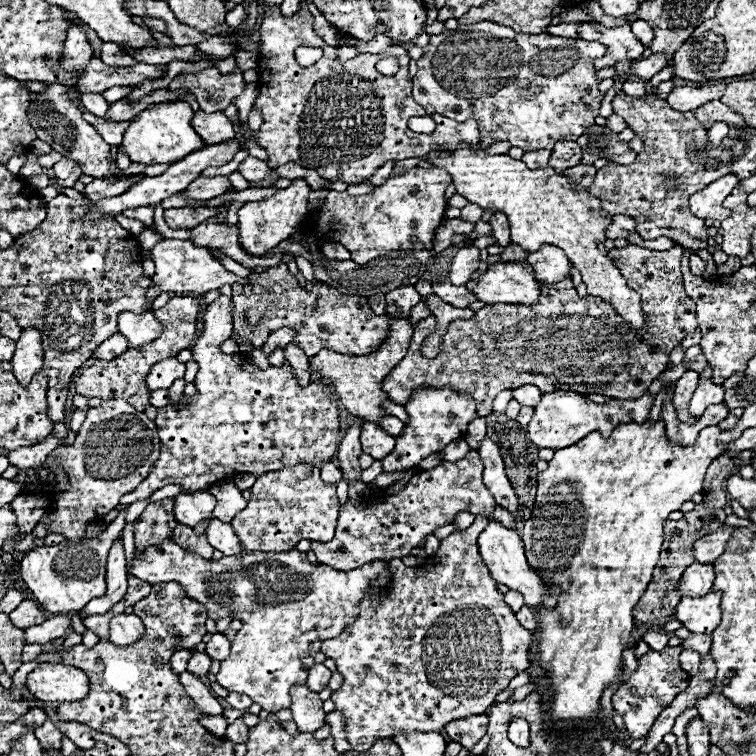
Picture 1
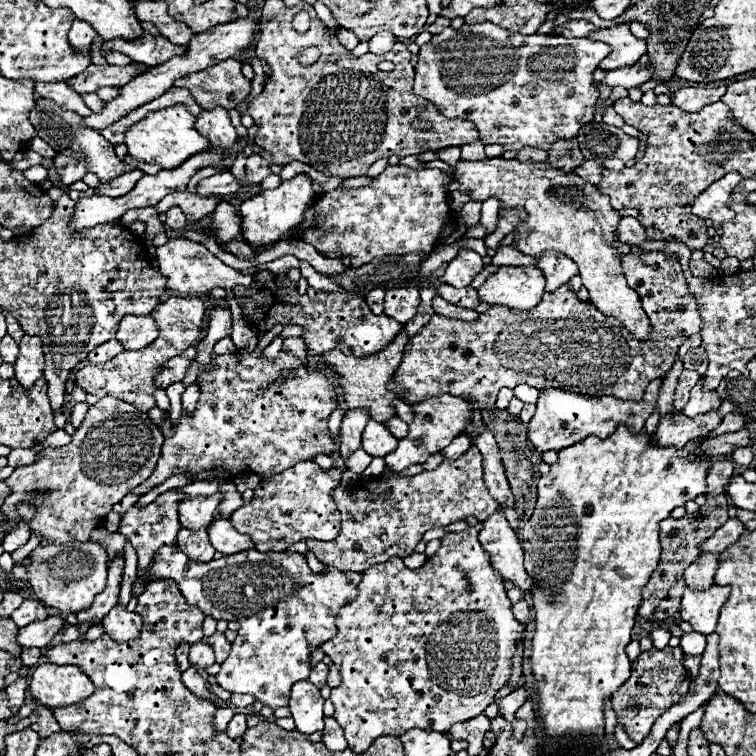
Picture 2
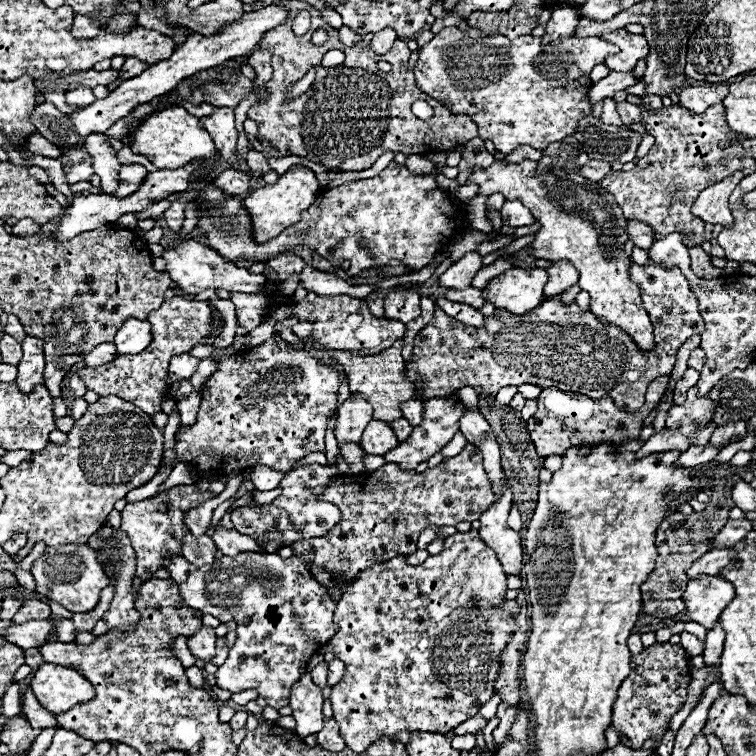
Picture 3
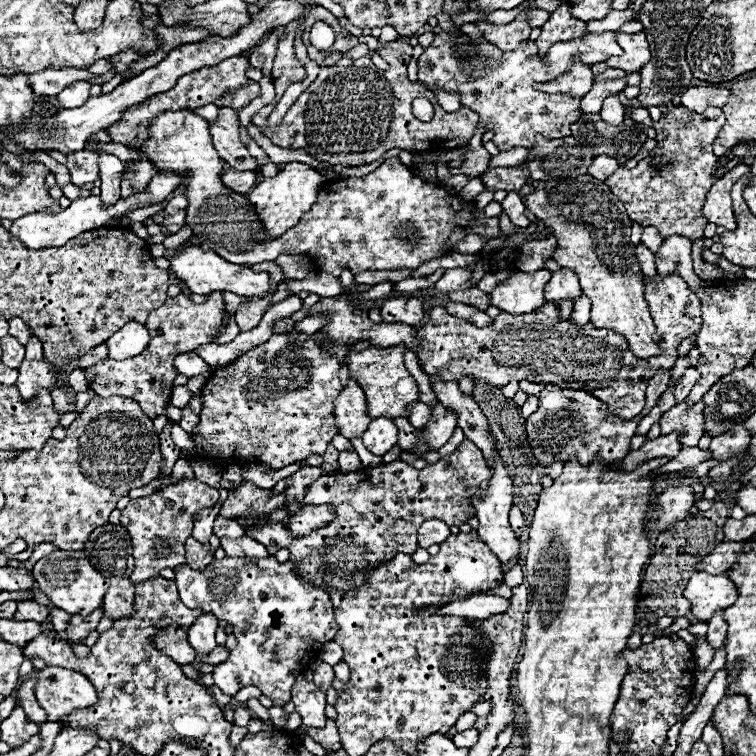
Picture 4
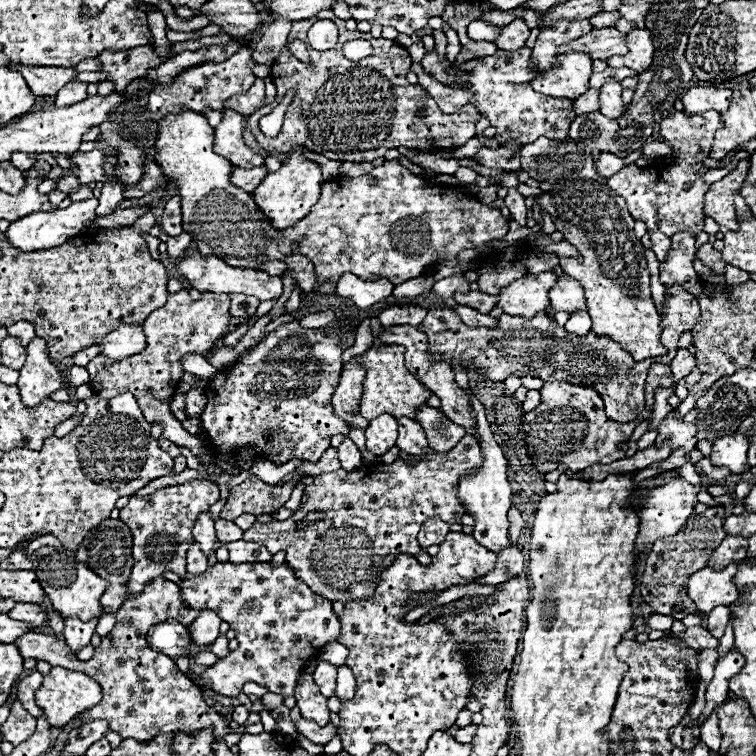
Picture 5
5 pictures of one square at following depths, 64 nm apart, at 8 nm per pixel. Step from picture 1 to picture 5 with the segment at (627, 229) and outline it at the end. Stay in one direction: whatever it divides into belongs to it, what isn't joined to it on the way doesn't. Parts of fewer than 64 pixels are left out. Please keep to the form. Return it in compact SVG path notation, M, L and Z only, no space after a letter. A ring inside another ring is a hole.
M648 232L648 234L650 234L650 240L652 240L652 250L654 250L654 254L658 256L660 262L664 262L664 260L668 258L672 240L670 240L668 236L664 236L662 232Z

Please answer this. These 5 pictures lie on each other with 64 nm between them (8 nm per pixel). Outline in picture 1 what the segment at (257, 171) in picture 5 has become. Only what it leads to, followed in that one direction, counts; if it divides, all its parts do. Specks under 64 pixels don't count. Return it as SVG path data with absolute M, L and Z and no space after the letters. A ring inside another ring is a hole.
M212 176L212 178L196 178L184 190L184 194L194 200L210 200L210 198L216 198L216 196L228 192L228 190L232 190L228 176Z

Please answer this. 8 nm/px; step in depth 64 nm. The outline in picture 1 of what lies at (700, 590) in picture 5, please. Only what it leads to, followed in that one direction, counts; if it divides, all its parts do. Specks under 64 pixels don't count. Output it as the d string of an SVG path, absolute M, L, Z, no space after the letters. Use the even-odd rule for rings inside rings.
M708 592L700 598L684 596L676 608L676 618L694 634L712 634L720 622L720 600L724 592Z

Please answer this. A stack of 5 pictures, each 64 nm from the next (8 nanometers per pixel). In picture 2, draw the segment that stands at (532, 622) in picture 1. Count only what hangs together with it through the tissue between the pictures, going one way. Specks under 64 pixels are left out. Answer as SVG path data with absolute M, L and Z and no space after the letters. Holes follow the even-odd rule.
M522 600L512 605L512 612L514 617L522 624L528 624L530 607L526 600Z

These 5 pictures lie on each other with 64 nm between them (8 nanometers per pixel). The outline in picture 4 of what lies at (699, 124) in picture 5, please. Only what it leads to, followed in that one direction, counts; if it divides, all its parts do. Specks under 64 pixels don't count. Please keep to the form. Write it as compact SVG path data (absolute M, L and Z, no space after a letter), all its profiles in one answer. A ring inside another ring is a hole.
M670 108L668 112L662 114L662 118L658 122L654 122L654 130L656 130L656 140L658 140L658 152L640 160L636 168L618 168L610 178L606 178L604 182L612 188L612 192L616 192L616 196L620 196L620 200L624 200L626 212L634 222L640 222L644 226L642 220L646 220L650 226L658 228L662 236L674 236L676 232L680 232L680 236L688 236L692 242L704 236L704 226L708 224L708 220L702 216L700 208L704 202L704 196L708 192L708 188L716 182L714 172L716 172L716 164L718 164L718 156L714 156L712 152L712 144L716 140L718 130L724 126L724 114L720 108L708 108L706 114L696 116L696 112L688 112L686 108Z

